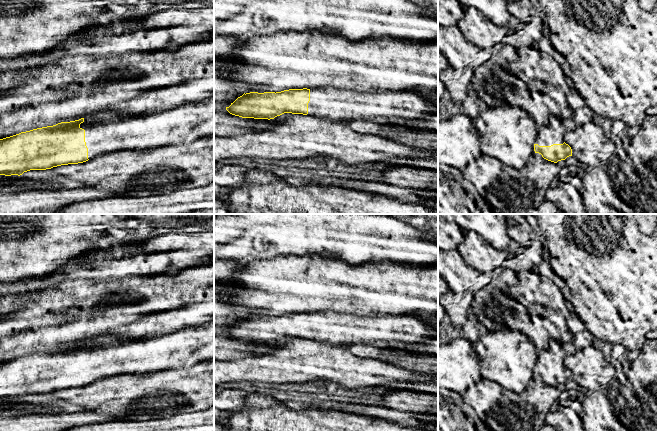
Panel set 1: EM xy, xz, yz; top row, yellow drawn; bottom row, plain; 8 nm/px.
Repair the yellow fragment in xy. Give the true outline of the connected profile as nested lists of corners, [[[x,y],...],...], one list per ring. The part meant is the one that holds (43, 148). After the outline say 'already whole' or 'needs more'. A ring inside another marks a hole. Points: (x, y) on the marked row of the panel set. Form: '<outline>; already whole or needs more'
[[[214,97],[149,115],[128,115],[104,110],[79,120],[61,122],[0,139],[0,175],[20,176],[30,170],[83,163],[114,151],[191,144],[210,136],[214,136]]]; needs more

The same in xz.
[[[322,87],[289,89],[281,92],[250,92],[238,97],[226,110],[235,116],[254,119],[274,119],[284,113],[303,114],[321,120],[347,123],[351,120],[386,122],[390,119],[418,120],[438,113],[438,103],[413,91],[357,92],[355,90]]]; needs more

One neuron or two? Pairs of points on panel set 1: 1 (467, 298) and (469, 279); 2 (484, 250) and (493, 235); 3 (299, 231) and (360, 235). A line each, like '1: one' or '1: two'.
1: two
2: two
3: one

